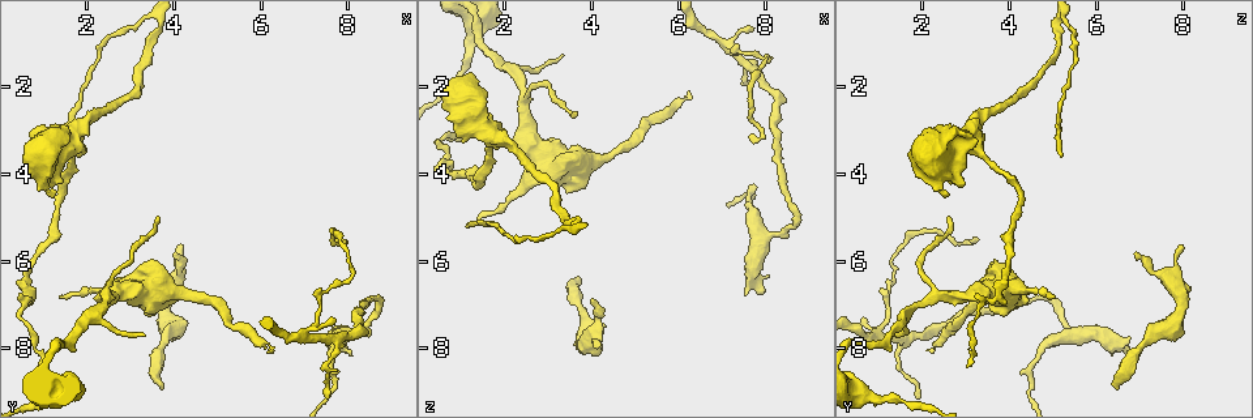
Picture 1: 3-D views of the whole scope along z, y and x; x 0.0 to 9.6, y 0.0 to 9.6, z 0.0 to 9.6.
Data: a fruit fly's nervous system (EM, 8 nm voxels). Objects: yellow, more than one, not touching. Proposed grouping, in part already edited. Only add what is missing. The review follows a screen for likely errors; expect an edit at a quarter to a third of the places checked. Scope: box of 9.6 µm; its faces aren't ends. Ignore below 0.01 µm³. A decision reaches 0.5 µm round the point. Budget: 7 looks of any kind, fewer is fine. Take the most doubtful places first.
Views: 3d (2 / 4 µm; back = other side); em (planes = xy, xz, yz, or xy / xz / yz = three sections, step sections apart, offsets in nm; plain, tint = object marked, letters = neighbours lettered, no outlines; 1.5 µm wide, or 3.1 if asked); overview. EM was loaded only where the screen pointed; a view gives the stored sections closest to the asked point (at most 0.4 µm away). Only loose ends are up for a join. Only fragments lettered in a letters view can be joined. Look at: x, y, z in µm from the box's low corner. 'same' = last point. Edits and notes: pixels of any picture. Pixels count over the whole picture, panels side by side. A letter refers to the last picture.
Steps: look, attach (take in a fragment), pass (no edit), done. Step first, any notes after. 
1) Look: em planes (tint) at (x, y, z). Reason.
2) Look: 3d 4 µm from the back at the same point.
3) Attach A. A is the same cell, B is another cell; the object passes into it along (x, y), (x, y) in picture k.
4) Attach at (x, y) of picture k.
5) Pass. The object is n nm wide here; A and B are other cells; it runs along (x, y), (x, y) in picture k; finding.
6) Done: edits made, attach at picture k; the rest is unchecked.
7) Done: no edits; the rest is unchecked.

Look: 3d 4 µm at (6.30, 8.10, 2.20). End of a long branch.

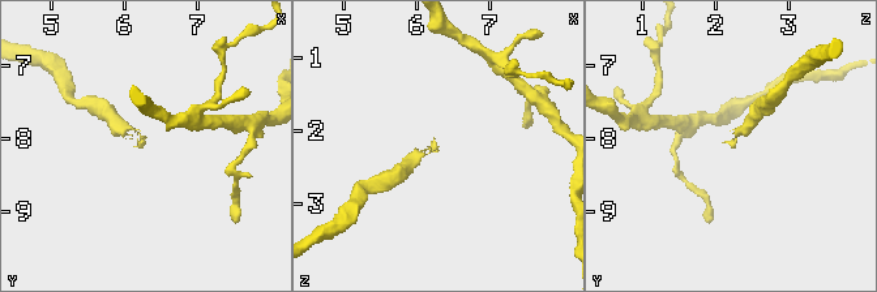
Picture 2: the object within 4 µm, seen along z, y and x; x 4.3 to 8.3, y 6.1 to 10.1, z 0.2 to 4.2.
Look: em planes (letters) at (6.30, 8.15, 2.20). Shape alone is not enough.

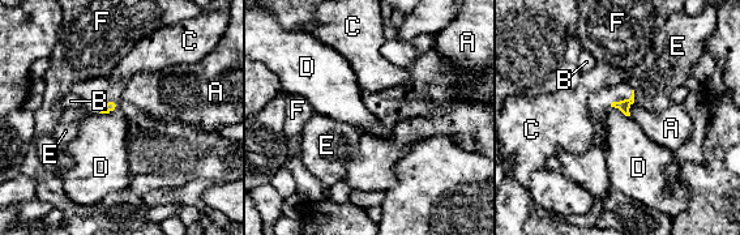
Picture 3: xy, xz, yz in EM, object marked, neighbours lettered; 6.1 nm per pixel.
Pass. The longest contact is with D, 130 nm; A, B, C, D, E and F are other cells; none of them fits.

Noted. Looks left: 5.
Look: 3d 2 µm at (3.70, 8.90, 6.50). An open end.

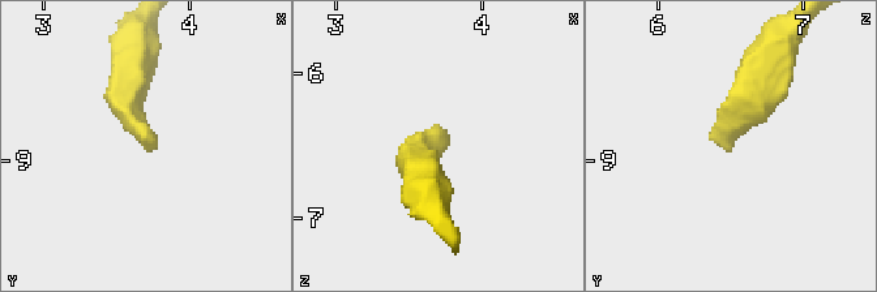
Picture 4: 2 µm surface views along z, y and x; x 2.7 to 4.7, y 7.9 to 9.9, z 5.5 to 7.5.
Look: em planes (letters) at (3.78, 8.90, 6.50). Now the EM.

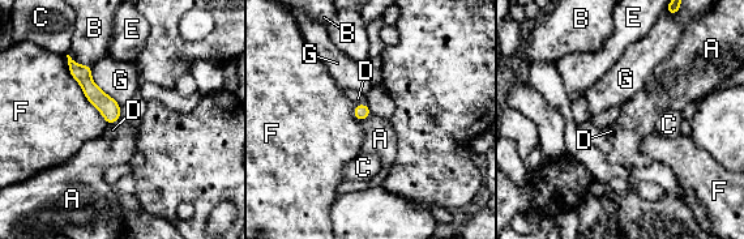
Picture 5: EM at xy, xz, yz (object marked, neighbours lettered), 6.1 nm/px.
Attach at (358, 98) of picture 5. D is the same cell, A, B, C, E, F and G are other cells; the object passes into it along (360, 111), (360, 105), (358, 98) in picture 5; the neuron continues.

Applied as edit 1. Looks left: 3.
Look: 3d 2 µm at (1.10, 3.55, 5.15).

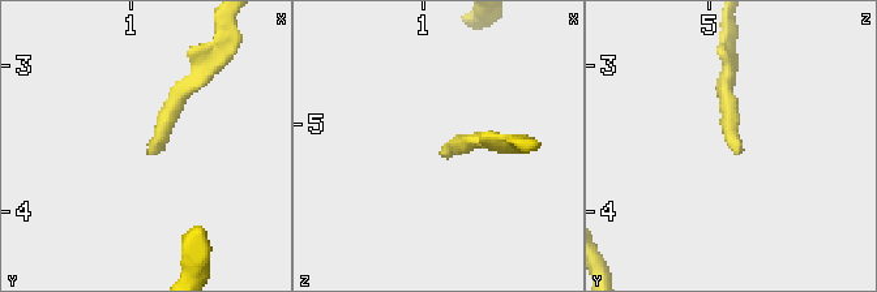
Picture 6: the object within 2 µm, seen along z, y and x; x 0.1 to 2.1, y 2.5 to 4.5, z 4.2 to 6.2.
Look: em xy step 8 (tint) at (1.14, 3.60, 5.22). Need the tissue.

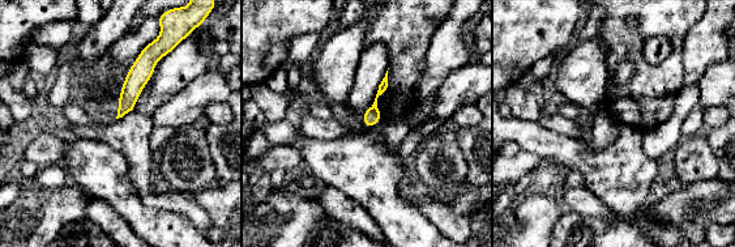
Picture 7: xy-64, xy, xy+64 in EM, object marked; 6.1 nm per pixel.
Look: em planes (letters) at the same point. Cut it another way.

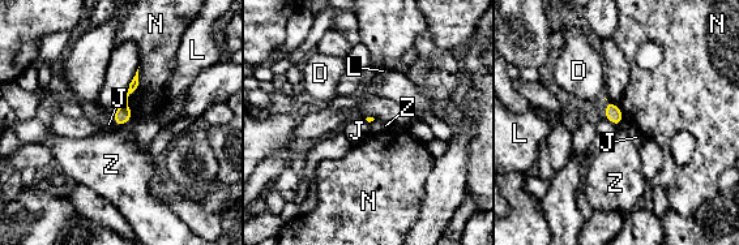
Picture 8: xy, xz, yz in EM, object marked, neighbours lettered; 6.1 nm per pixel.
Pass. D, J, L, N and Z are other cells; it runs along (135, 82), (128, 93), (119, 121) in picture 8; no lettered fragment goes on from it.

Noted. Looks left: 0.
Done: edits made, attach at picture 5; the rest is unchecked.

